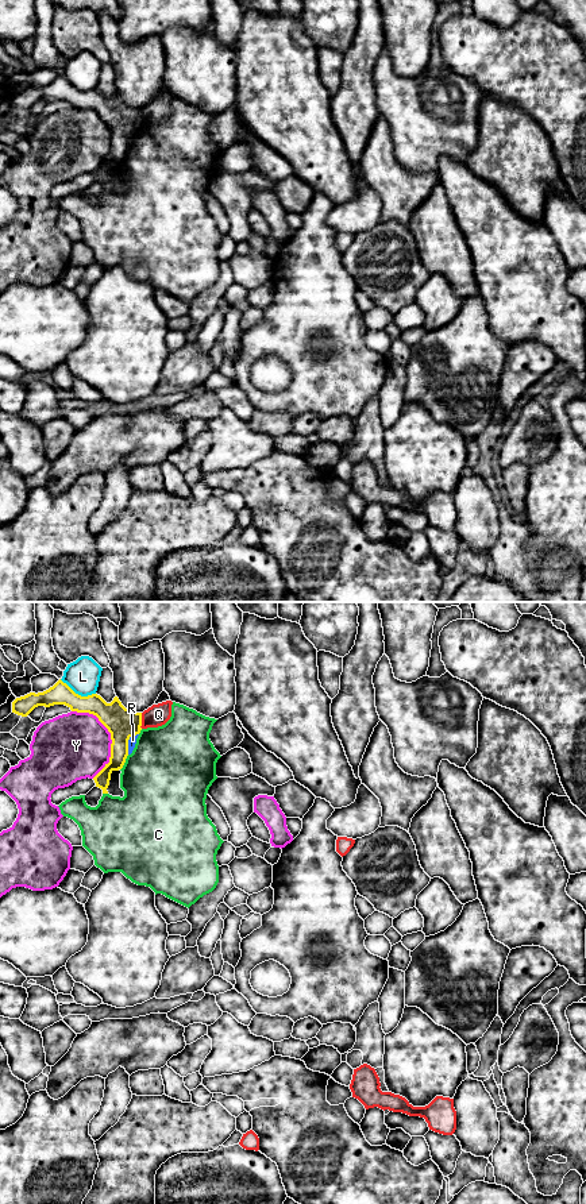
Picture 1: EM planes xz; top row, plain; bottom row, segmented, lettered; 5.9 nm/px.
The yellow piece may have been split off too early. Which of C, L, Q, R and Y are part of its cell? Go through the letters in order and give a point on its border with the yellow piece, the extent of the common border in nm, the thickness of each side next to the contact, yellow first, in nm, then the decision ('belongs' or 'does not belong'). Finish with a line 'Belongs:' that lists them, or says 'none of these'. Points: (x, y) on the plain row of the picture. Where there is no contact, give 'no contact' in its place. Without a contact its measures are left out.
C: contact xz (124, 157); length 110 nm; calibres 180 and 480 nm; does not belong
L: contact xz (77, 89); length 240 nm; calibres 160 and 200 nm; does not belong
Q: contact xz (141, 116); length 100 nm; calibres 180 and 130 nm; does not belong
R: contact xz (127, 138); length 140 nm; calibres 180 and 50 nm; does not belong
Y: contact xz (111, 131); length 420 nm; calibres 180 and 400 nm; does not belong
Belongs: none of these

